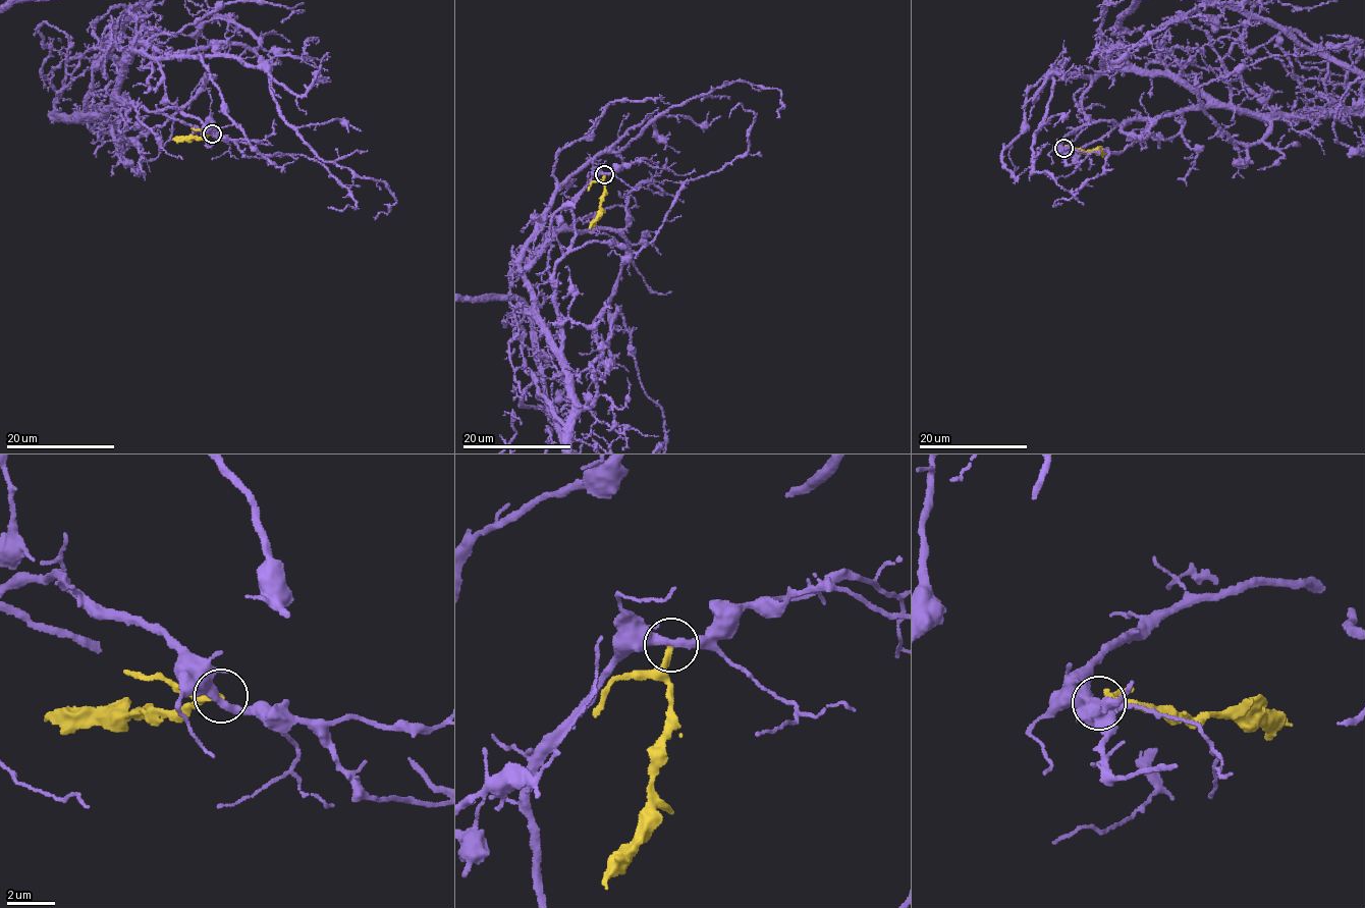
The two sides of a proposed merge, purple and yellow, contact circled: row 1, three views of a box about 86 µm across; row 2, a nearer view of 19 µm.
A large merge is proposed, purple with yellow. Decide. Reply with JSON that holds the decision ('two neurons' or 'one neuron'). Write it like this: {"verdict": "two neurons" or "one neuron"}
{"verdict": "two neurons"}

